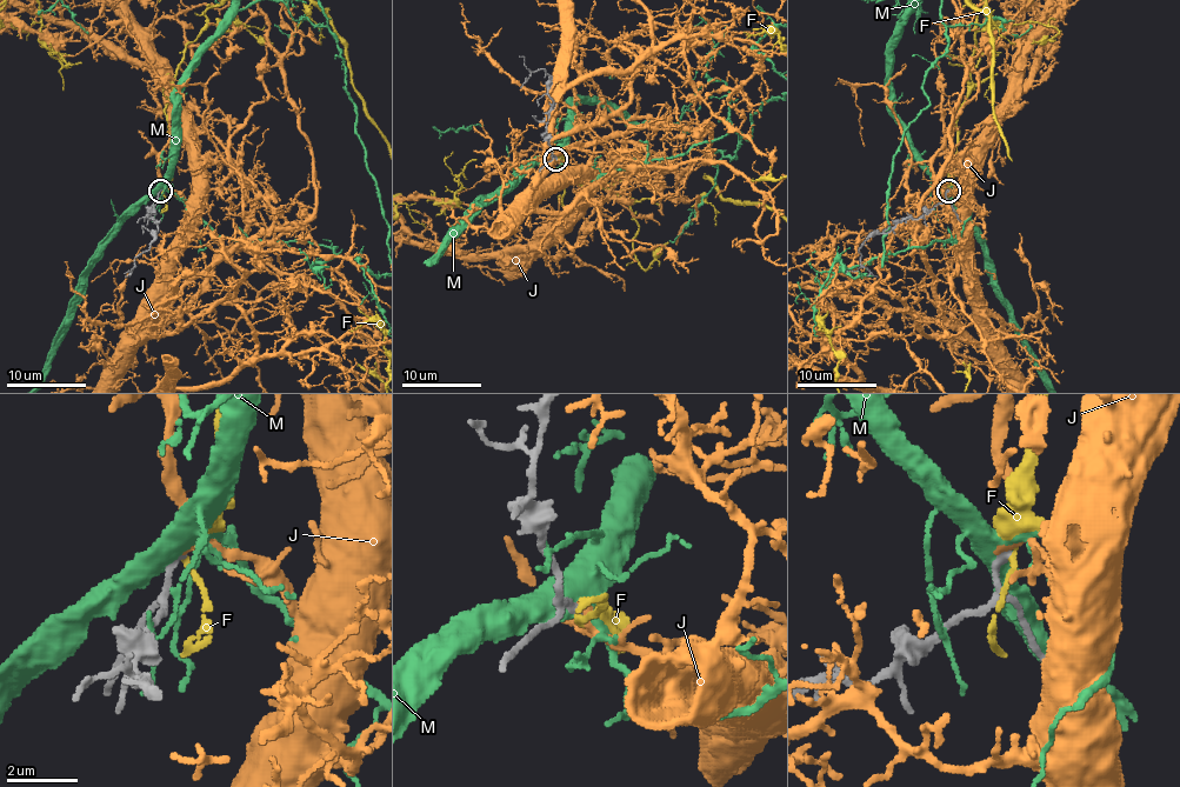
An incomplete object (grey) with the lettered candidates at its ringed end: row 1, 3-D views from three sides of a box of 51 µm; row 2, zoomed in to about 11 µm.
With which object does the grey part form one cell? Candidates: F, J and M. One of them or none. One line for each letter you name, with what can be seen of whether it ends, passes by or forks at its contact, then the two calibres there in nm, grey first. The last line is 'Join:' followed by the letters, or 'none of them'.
F: it passes by; 240 nm thick on the grey side, 170 nm on the other
Join: F

